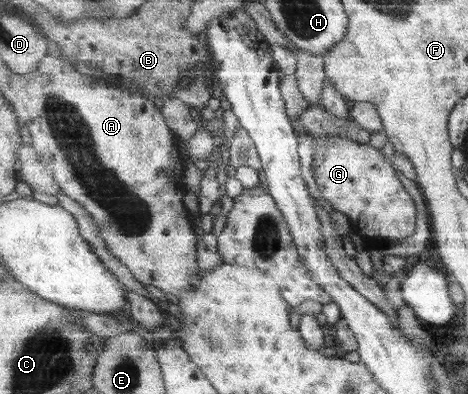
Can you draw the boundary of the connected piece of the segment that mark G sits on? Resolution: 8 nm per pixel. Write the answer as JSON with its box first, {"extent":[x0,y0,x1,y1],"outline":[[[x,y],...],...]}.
{"extent":[312,135,416,244],"outline":[[[334,135],[319,137],[321,146],[314,150],[312,171],[322,198],[334,210],[350,217],[350,226],[359,235],[382,238],[385,244],[399,244],[416,232],[416,202],[406,192],[391,161],[370,143],[356,142]]]}

